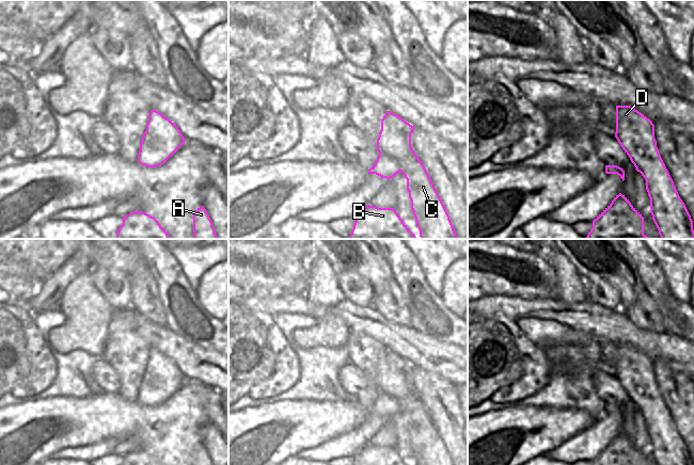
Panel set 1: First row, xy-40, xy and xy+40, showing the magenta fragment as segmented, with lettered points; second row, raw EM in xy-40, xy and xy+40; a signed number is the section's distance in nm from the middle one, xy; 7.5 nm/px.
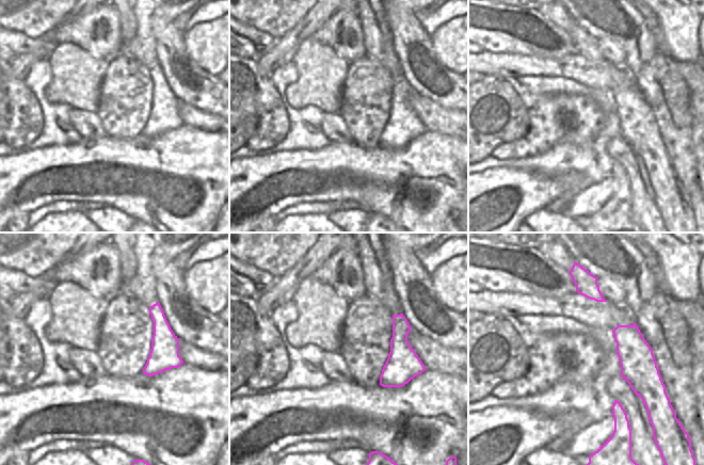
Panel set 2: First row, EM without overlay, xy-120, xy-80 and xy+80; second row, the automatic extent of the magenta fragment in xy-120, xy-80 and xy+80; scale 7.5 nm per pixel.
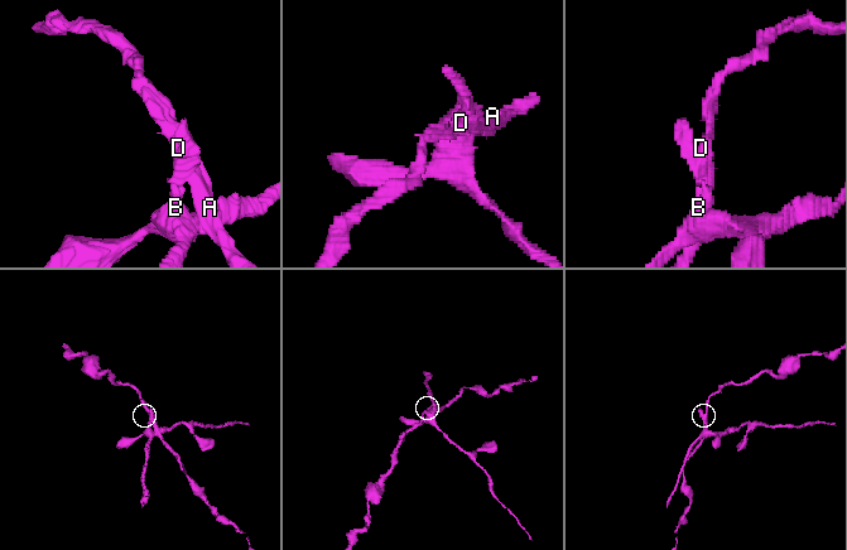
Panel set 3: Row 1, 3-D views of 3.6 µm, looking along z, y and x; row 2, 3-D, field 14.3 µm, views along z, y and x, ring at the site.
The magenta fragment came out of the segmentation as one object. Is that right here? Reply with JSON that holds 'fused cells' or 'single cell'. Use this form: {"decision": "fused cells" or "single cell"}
{"decision": "fused cells"}

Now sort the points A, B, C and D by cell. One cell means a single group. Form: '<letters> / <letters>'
A C / B D

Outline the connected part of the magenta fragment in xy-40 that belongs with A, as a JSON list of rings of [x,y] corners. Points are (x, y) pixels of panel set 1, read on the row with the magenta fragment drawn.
[[[203,206],[193,213],[193,237],[194,239],[218,239],[212,222]]]

